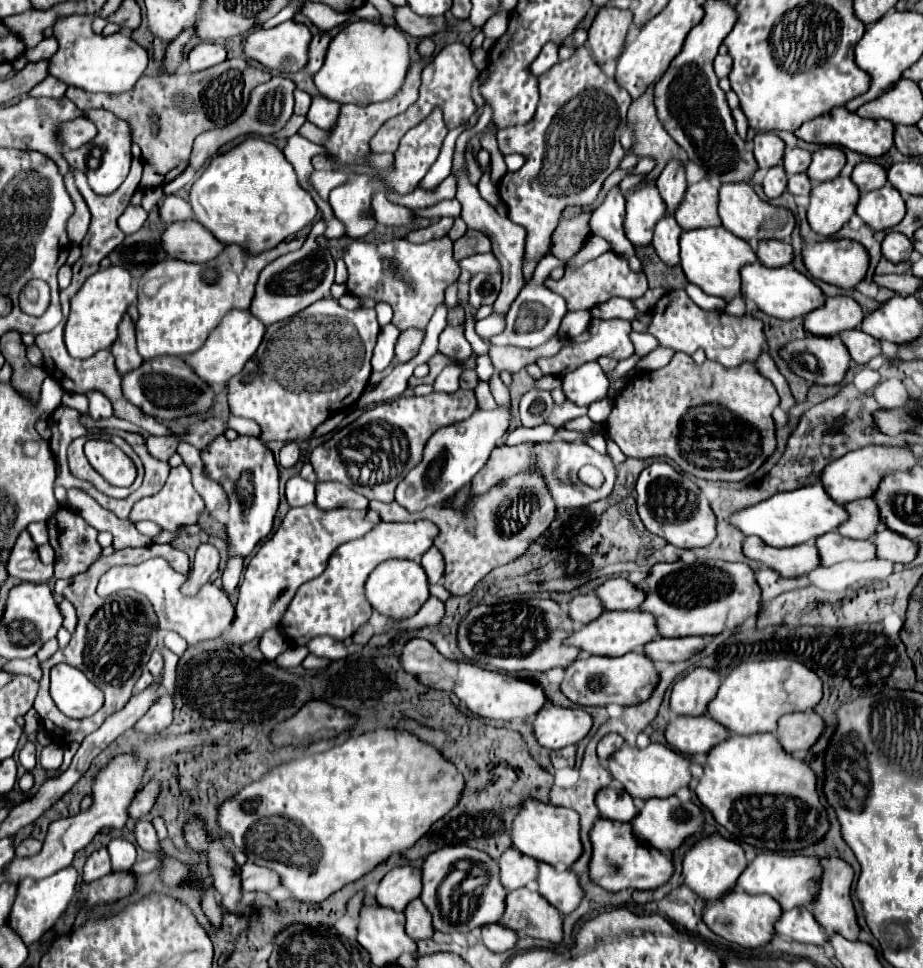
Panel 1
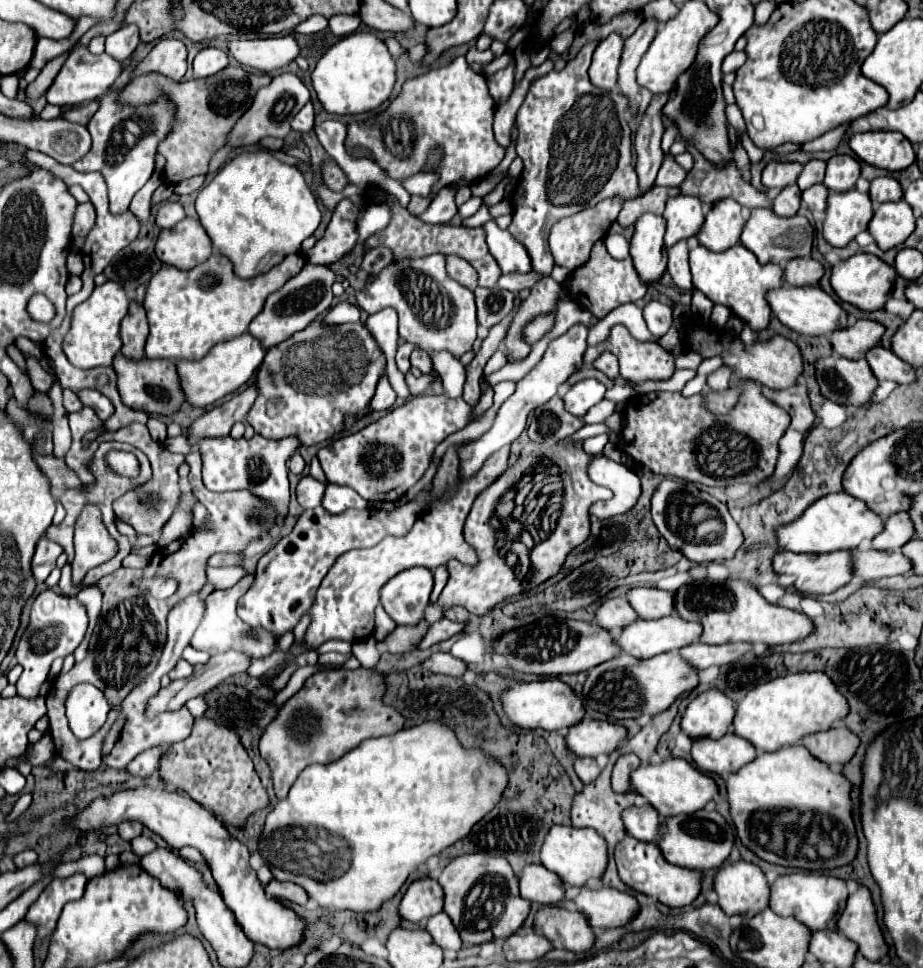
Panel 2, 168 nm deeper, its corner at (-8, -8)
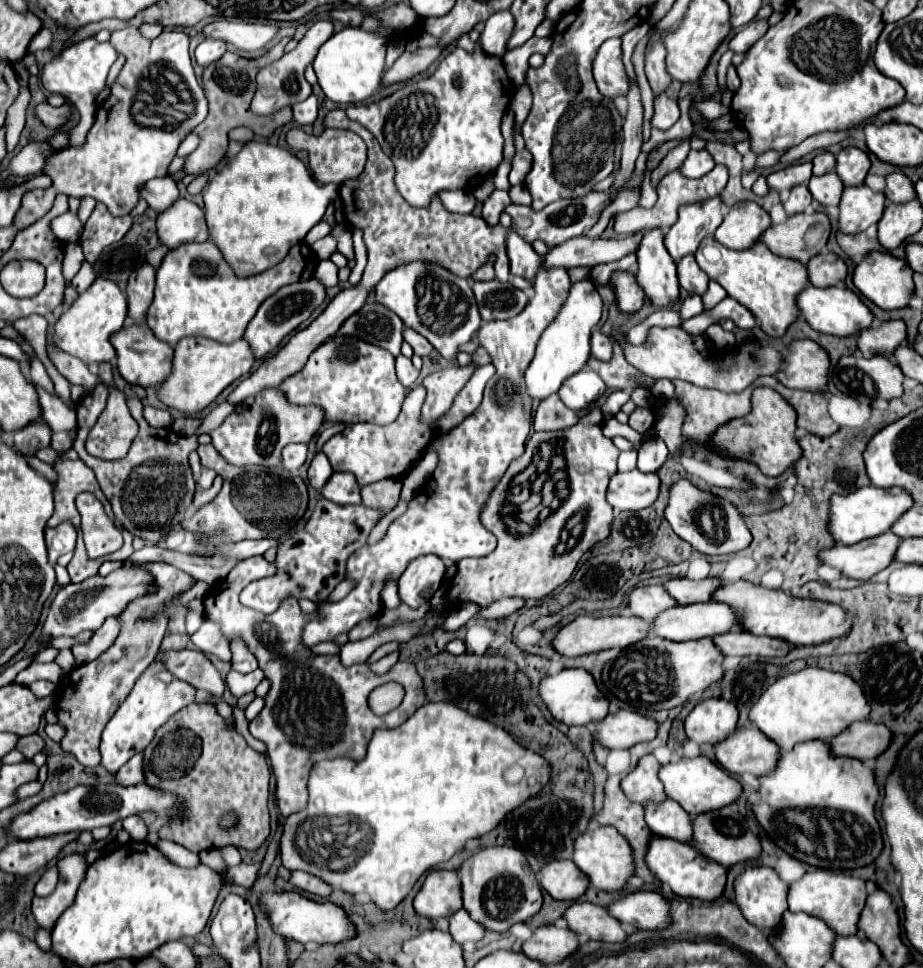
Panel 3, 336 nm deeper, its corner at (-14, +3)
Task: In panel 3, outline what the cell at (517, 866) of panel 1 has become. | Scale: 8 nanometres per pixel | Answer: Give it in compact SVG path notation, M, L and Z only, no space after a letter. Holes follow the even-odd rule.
M552 861L542 869L542 887L558 901L576 901L590 885L574 861Z

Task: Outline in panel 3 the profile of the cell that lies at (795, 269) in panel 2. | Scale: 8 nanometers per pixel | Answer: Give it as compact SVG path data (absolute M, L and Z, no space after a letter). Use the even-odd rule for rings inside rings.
M820 253L808 263L808 279L814 287L826 289L844 281L848 275L846 263L834 253Z

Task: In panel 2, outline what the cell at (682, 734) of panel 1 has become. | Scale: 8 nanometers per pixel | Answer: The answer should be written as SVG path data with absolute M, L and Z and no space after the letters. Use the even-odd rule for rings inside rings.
M724 734L722 738L696 738L692 742L692 760L704 772L716 772L726 776L748 764L756 756L756 748L736 734Z

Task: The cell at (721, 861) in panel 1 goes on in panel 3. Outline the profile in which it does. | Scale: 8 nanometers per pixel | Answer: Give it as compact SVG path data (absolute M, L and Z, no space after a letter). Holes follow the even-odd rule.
M750 867L746 869L734 883L736 891L736 903L742 911L742 915L764 931L776 931L782 921L782 913L788 909L786 895L788 895L788 883L784 883L778 873L770 867Z

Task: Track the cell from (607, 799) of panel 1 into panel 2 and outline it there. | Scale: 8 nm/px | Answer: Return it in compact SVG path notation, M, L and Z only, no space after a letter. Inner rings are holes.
M646 804L646 806L632 806L632 808L626 808L622 812L622 822L624 822L624 828L630 836L642 840L642 842L652 842L652 840L658 840L658 824L660 824L660 818L658 818L658 812Z

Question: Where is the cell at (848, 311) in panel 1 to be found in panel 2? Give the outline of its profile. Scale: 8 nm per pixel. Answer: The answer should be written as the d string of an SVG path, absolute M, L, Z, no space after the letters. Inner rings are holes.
M864 318L852 326L834 330L828 338L830 338L834 354L858 360L858 358L864 358L864 354L866 354L866 350L870 350L870 346L878 344L882 334L884 334L884 326L880 322Z

